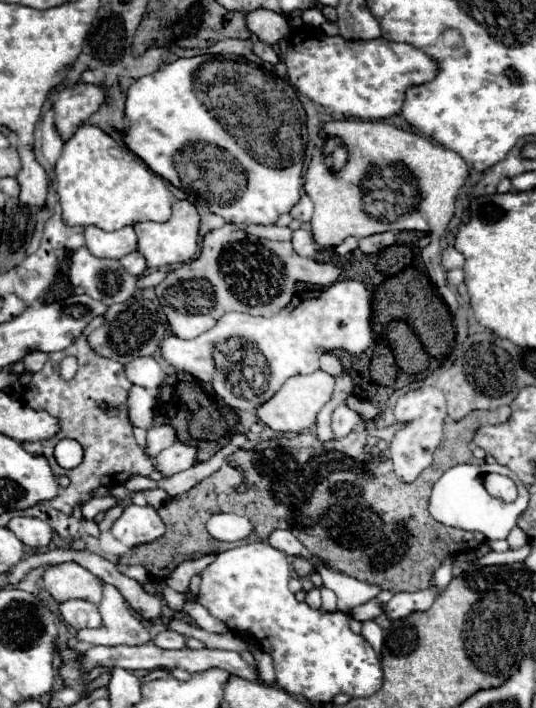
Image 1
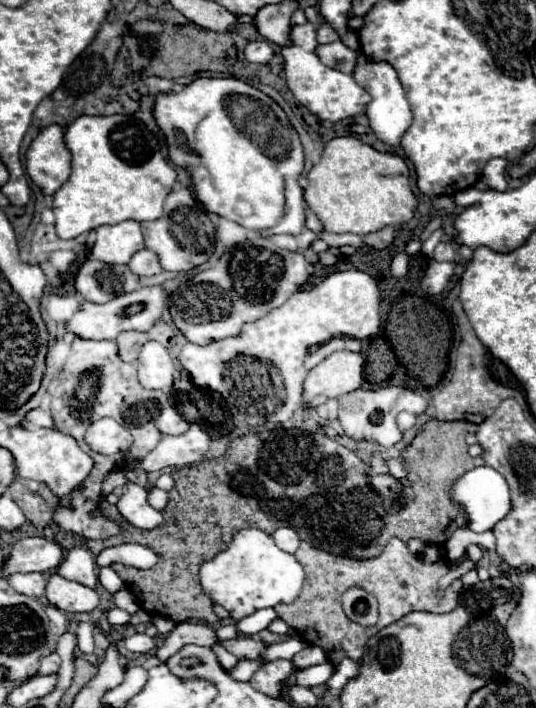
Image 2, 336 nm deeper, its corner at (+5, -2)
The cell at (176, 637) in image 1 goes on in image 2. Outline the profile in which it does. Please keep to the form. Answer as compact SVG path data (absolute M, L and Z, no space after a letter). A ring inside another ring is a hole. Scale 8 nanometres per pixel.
M132 633L124 639L124 647L130 651L130 653L148 653L156 647L156 641L148 635L140 635L140 633Z

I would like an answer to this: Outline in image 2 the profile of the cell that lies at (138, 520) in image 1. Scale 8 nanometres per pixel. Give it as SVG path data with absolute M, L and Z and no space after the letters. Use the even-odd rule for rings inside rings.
M136 483L126 485L126 491L116 507L120 509L122 517L138 529L156 529L164 521L162 513L148 503L148 489Z

